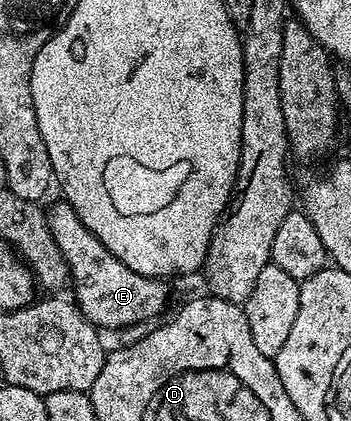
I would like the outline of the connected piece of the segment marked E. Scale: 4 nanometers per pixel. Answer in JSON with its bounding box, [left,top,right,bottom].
[45,199,169,331]

